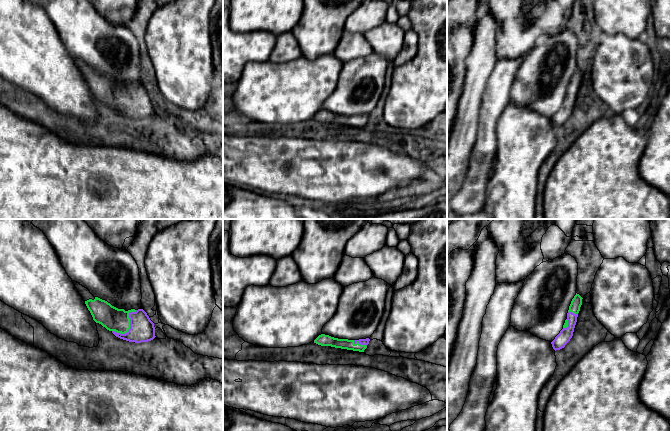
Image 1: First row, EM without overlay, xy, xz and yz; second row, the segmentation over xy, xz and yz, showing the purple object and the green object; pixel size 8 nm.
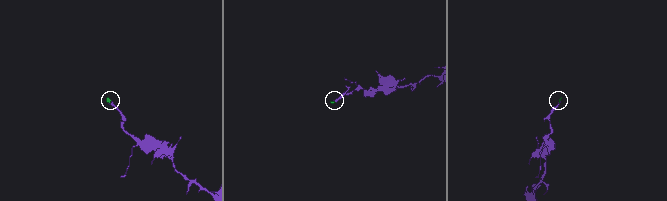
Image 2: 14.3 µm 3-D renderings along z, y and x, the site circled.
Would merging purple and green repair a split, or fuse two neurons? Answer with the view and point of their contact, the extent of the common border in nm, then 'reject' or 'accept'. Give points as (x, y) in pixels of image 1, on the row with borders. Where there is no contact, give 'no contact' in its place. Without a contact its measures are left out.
xy (130, 326) | 260 nm | accept

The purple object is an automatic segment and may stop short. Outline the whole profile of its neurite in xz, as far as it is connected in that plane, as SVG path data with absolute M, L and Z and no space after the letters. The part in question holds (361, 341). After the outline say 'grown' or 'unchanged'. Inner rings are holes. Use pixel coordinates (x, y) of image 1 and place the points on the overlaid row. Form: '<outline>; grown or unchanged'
M321 334L314 340L314 343L321 346L331 346L335 348L364 352L364 350L367 348L367 345L369 344L369 341L369 338L359 340L348 340L338 339L329 335Z; grown

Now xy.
M73 281L90 311L93 320L111 331L116 337L135 343L148 342L155 336L154 323L143 309L125 311L105 300L94 297L90 291Z; grown

